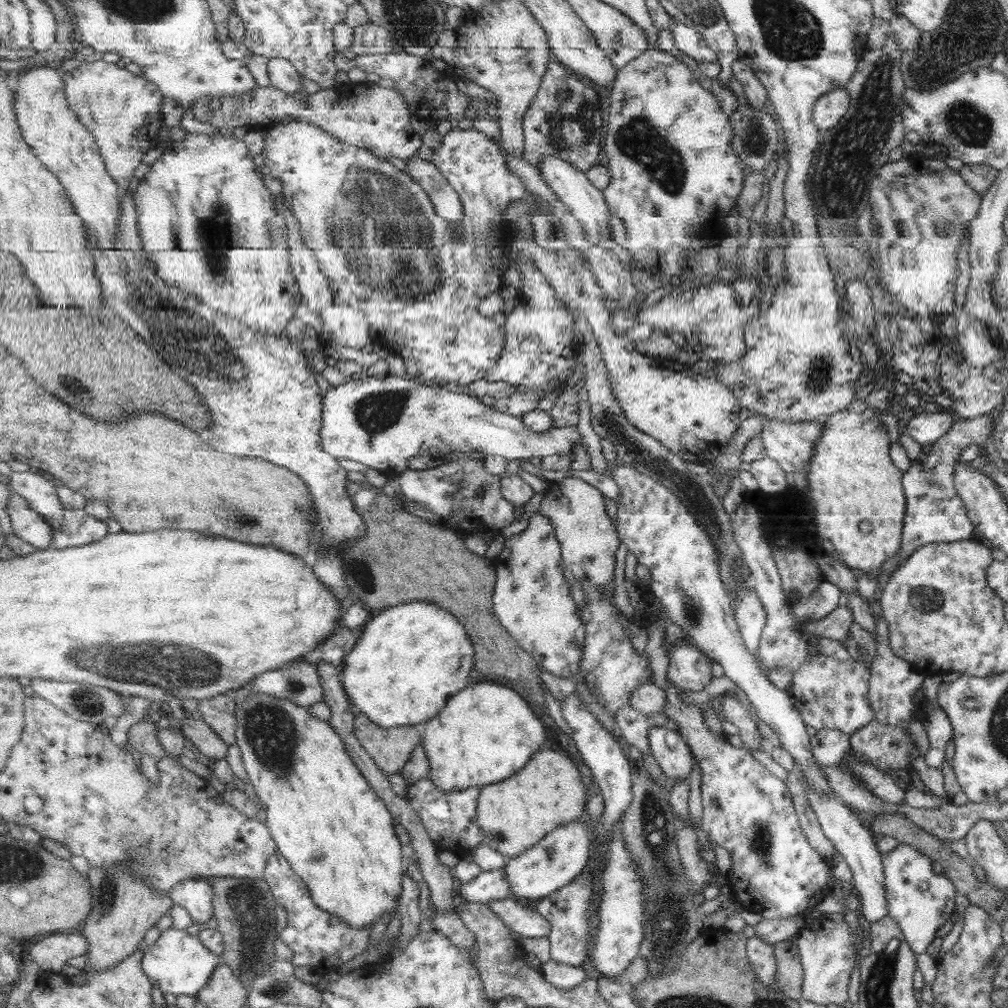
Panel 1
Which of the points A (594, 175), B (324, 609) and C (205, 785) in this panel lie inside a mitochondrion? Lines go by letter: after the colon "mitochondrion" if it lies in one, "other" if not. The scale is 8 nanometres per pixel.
A: other
B: other
C: other

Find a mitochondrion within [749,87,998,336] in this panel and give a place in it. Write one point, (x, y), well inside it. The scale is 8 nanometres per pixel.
(967, 121)

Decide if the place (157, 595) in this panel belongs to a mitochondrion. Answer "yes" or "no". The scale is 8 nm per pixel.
no

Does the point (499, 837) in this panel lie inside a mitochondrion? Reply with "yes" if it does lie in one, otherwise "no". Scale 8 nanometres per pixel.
yes

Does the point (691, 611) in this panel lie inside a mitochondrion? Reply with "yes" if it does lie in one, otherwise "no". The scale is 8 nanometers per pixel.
yes

